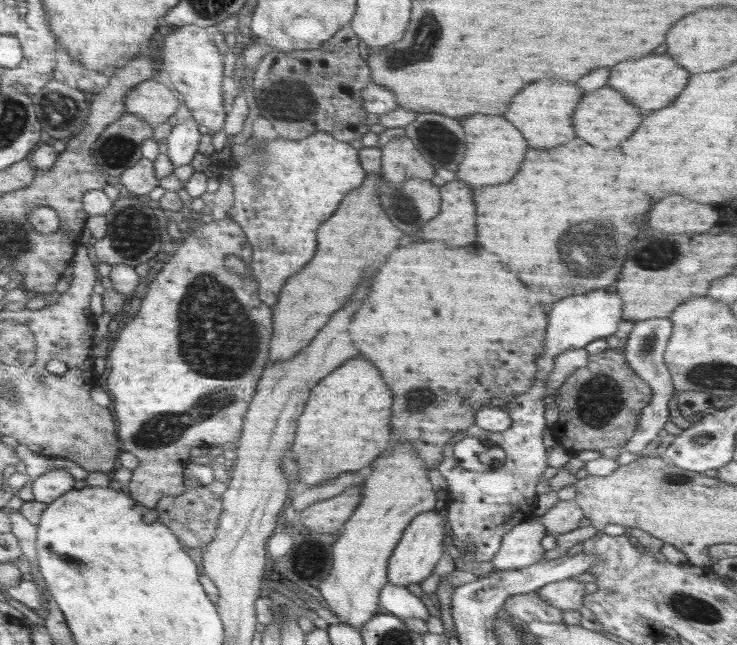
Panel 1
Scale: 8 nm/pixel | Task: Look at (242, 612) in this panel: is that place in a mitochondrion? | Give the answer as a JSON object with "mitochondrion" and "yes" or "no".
{"mitochondrion":"no"}

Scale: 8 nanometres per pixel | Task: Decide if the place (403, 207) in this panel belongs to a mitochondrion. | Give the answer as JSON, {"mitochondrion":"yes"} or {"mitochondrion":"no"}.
{"mitochondrion":"yes"}

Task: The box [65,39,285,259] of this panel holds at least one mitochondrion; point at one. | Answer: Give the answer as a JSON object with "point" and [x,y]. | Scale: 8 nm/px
{"point":[117,149]}

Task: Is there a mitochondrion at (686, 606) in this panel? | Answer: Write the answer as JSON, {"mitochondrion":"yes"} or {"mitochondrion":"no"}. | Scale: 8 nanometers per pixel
{"mitochondrion":"yes"}

